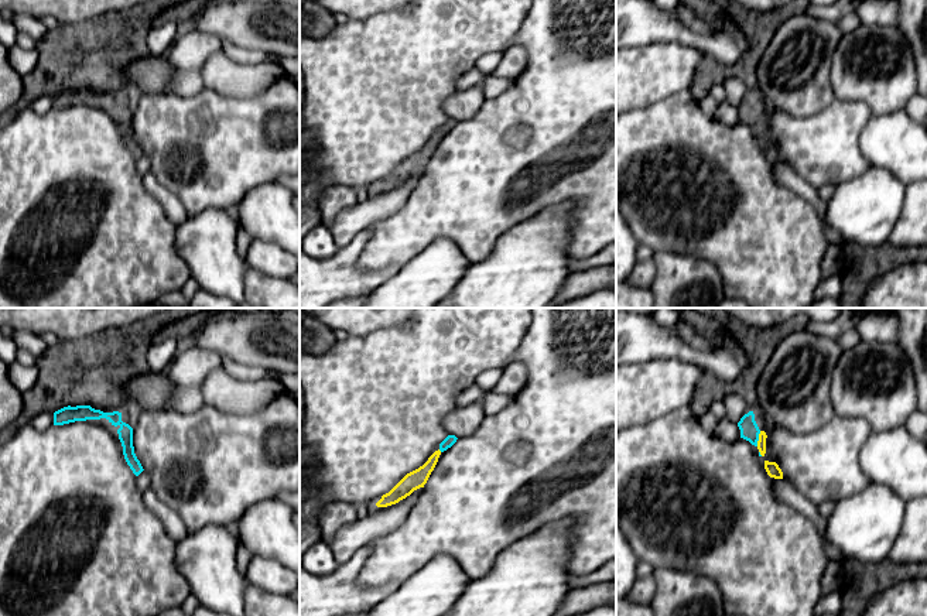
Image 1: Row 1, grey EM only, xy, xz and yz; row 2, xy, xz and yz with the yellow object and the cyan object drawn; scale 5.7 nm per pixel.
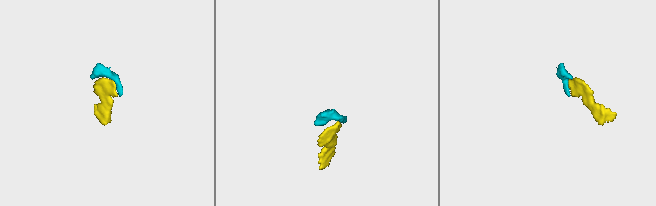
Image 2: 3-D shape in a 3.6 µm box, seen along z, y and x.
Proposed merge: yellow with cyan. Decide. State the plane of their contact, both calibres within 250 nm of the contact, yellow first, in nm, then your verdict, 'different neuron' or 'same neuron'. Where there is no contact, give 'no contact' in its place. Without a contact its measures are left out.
meets yellow in yz; 50 nm thick on the yellow side, 110 nm on the other; same neuron

